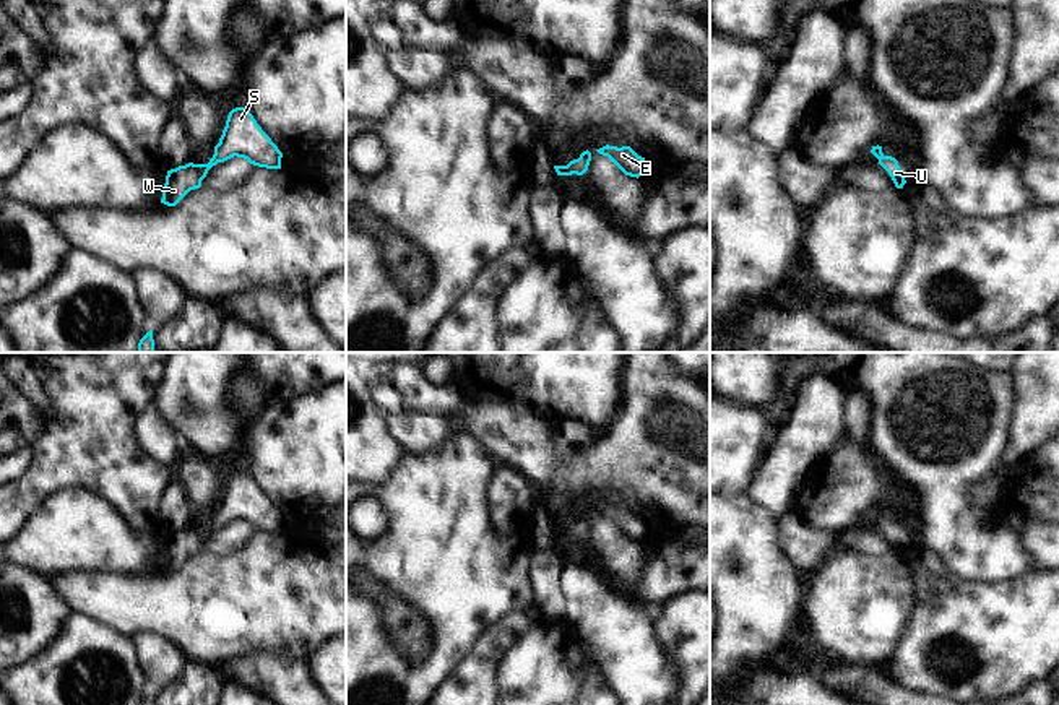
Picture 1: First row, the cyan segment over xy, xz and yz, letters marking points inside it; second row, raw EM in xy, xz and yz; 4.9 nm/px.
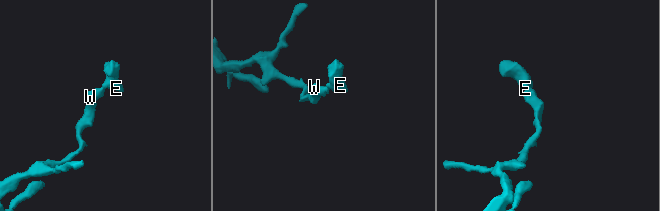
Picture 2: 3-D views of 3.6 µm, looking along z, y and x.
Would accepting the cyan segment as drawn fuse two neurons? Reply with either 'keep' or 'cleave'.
keep

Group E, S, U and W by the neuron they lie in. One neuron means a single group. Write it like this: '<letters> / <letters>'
E S U W

